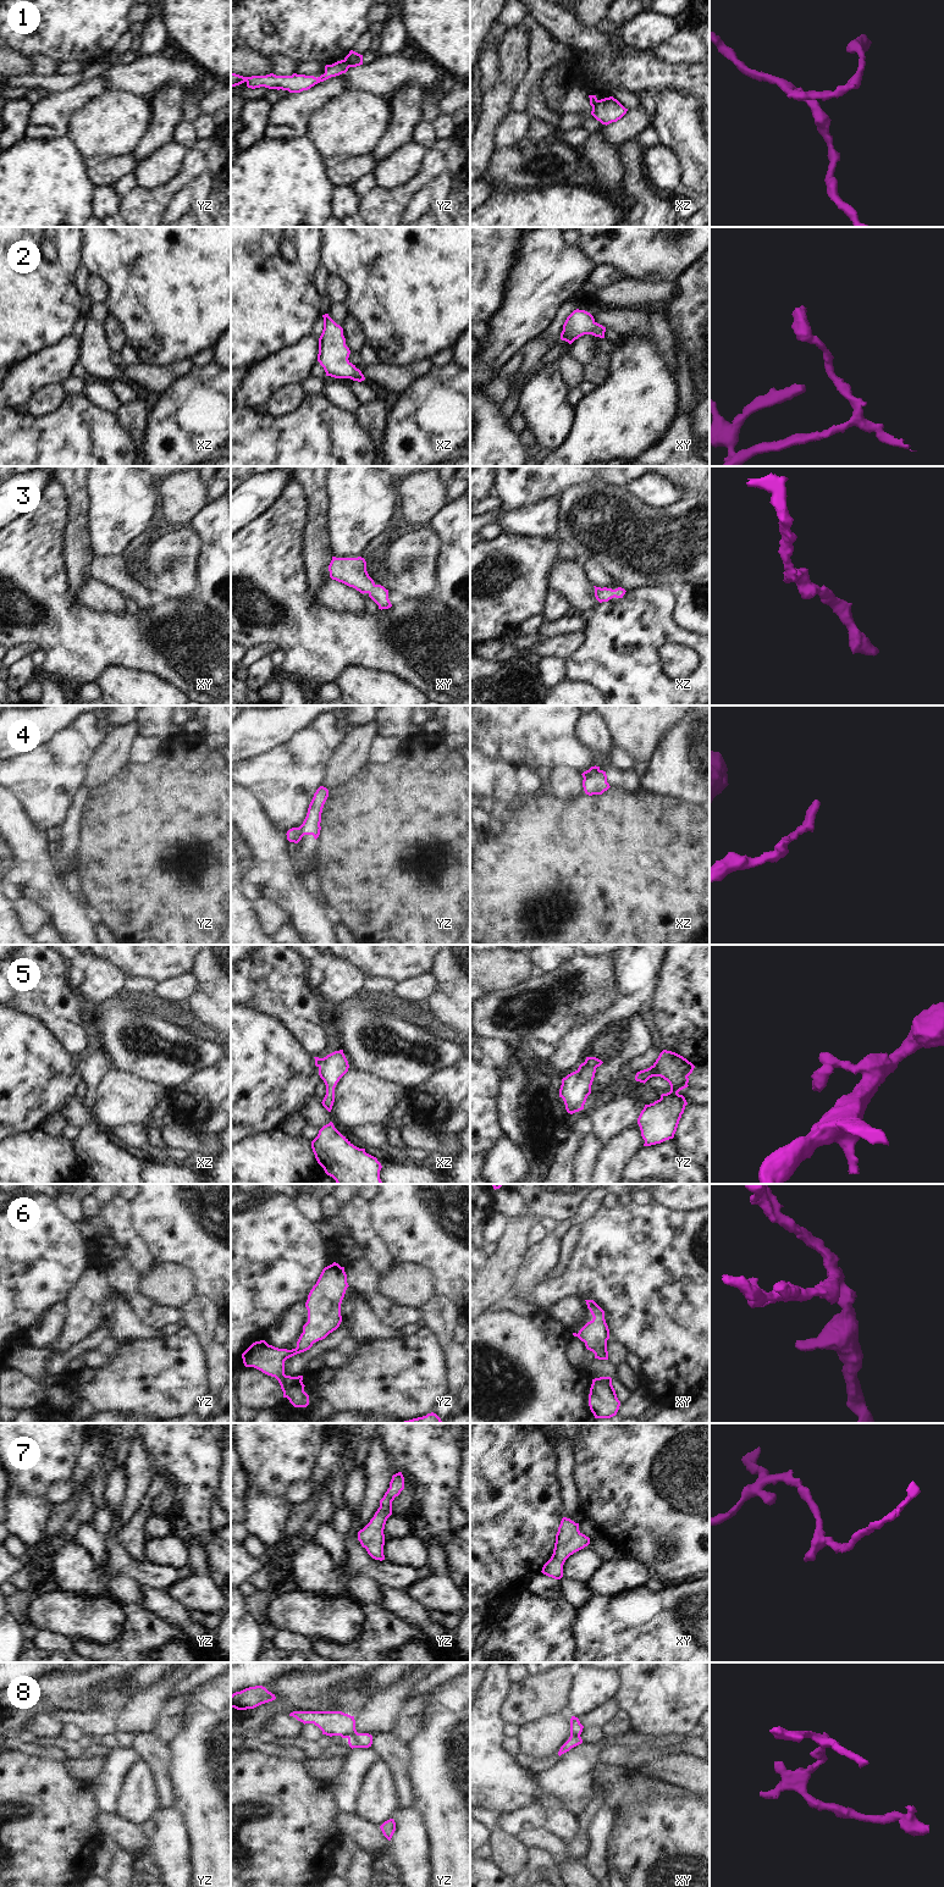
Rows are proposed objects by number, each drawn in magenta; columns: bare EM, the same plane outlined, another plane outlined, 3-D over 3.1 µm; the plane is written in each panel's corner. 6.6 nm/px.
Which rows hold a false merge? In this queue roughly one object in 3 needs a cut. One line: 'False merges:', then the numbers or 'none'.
False merges: 1, 4, 5

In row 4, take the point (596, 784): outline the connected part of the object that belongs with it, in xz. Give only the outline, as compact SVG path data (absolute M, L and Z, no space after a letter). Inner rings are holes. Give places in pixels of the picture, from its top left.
M598 770L583 780L583 787L586 795L602 795L611 786L607 782L606 771Z

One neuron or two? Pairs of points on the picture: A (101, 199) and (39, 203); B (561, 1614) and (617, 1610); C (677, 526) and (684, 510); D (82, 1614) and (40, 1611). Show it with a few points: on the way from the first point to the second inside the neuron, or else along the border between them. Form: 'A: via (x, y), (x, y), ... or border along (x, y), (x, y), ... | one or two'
A: border along (93, 188), (94, 214) | two
B: border along (577, 1609), (573, 1623), (574, 1642) | two
C: via (680, 523), (684, 519), (684, 514) | one
D: via (72, 1614), (50, 1611) | one

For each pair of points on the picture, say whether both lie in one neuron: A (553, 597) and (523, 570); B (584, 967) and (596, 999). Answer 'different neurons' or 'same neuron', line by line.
A: different neurons
B: same neuron

